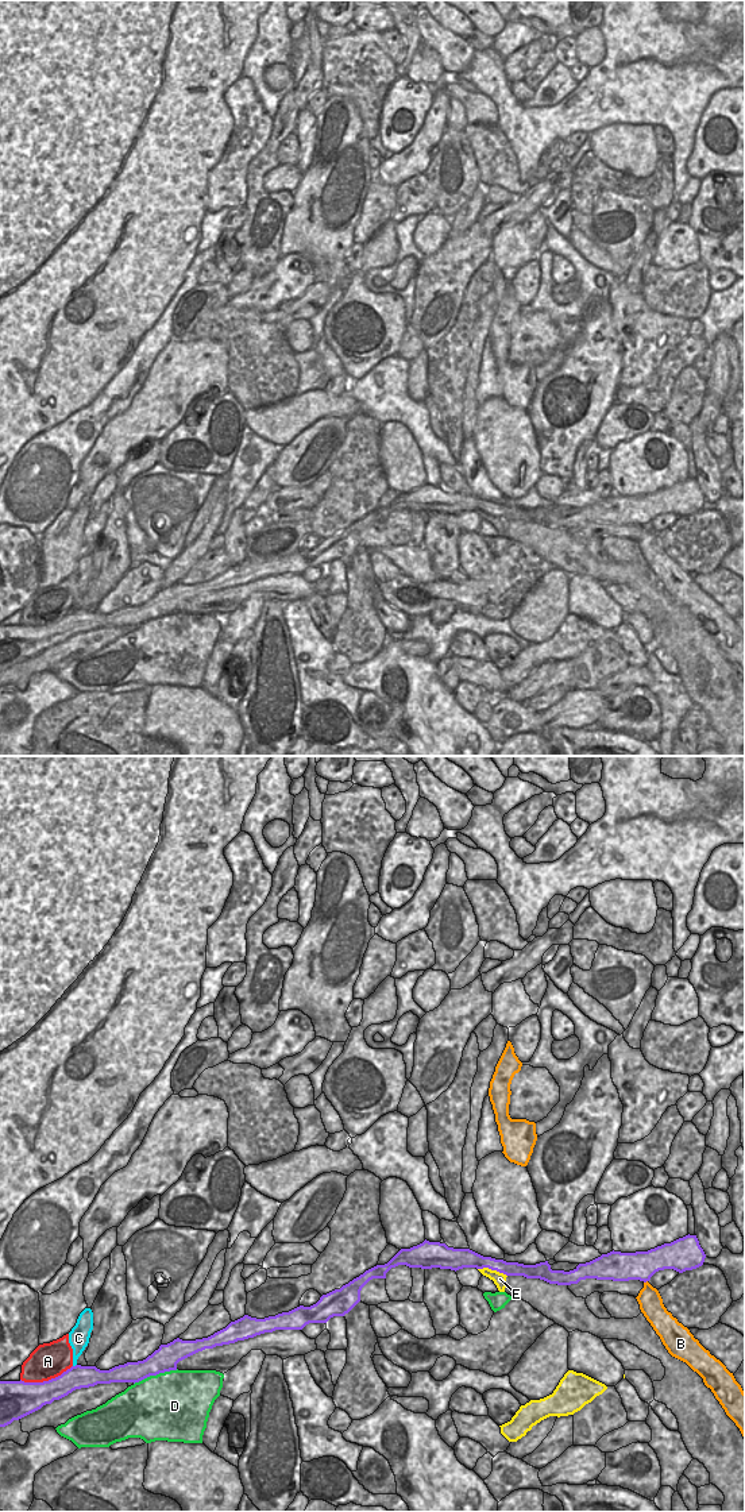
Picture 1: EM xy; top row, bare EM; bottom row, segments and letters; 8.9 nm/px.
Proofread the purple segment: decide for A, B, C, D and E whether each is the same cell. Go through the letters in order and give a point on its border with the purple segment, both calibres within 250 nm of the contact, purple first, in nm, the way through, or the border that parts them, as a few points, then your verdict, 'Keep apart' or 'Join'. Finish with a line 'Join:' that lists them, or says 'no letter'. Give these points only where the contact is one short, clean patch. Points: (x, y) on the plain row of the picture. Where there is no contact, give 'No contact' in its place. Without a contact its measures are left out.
A: Touches purple at xy (46, 625). Thickness 280 nm (purple) against 320 nm. Keep apart
B: Touches purple at xy (645, 525). Thickness 260 nm (purple) against 220 nm. Boundary: xy (647, 524), (644, 527). Keep apart
C: Touches purple at xy (76, 609). Thickness 200 nm (purple) against 190 nm. Boundary: xy (76, 608), (73, 610). Keep apart
D: Touches purple at xy (155, 618). Thickness 220 nm (purple) against 500 nm. Keep apart
E: Touches purple at xy (493, 513). Thickness 170 nm (purple) against 120 nm. Boundary: xy (478, 512), (495, 513), (506, 520). Keep apart
Join: no letter

